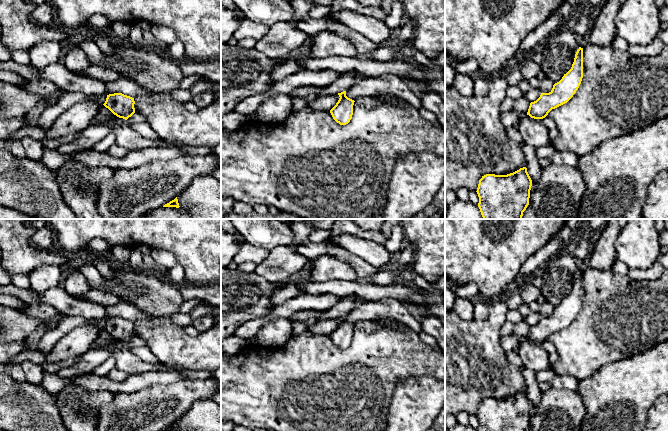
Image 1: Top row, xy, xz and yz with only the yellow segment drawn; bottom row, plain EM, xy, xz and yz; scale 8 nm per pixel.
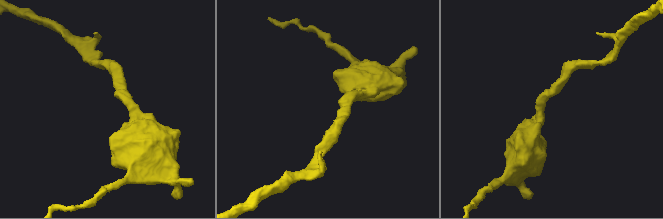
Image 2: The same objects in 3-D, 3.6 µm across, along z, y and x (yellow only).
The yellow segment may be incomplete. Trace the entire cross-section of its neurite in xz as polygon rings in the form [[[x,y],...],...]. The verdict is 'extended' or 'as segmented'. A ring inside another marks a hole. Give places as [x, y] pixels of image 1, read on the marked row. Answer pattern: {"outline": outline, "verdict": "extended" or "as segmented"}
{"outline": [[[346,91],[338,93],[339,100],[330,110],[333,119],[340,125],[346,125],[350,122],[353,115],[354,100],[346,96]]], "verdict": "as segmented"}

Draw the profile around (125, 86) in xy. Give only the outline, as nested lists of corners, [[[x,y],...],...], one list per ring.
[[[126,78],[117,79],[114,82],[107,84],[107,91],[109,94],[122,93],[132,98],[136,97],[151,97],[156,93],[152,93],[144,87],[139,86],[134,81]]]

